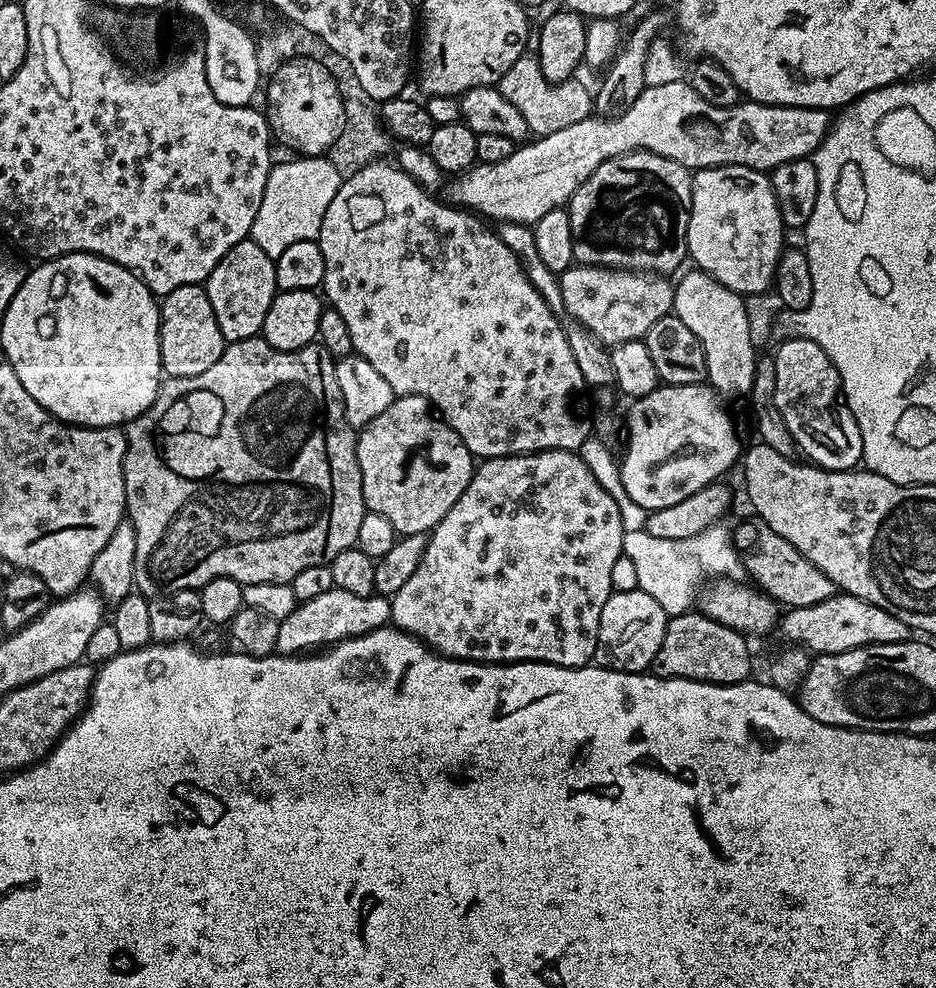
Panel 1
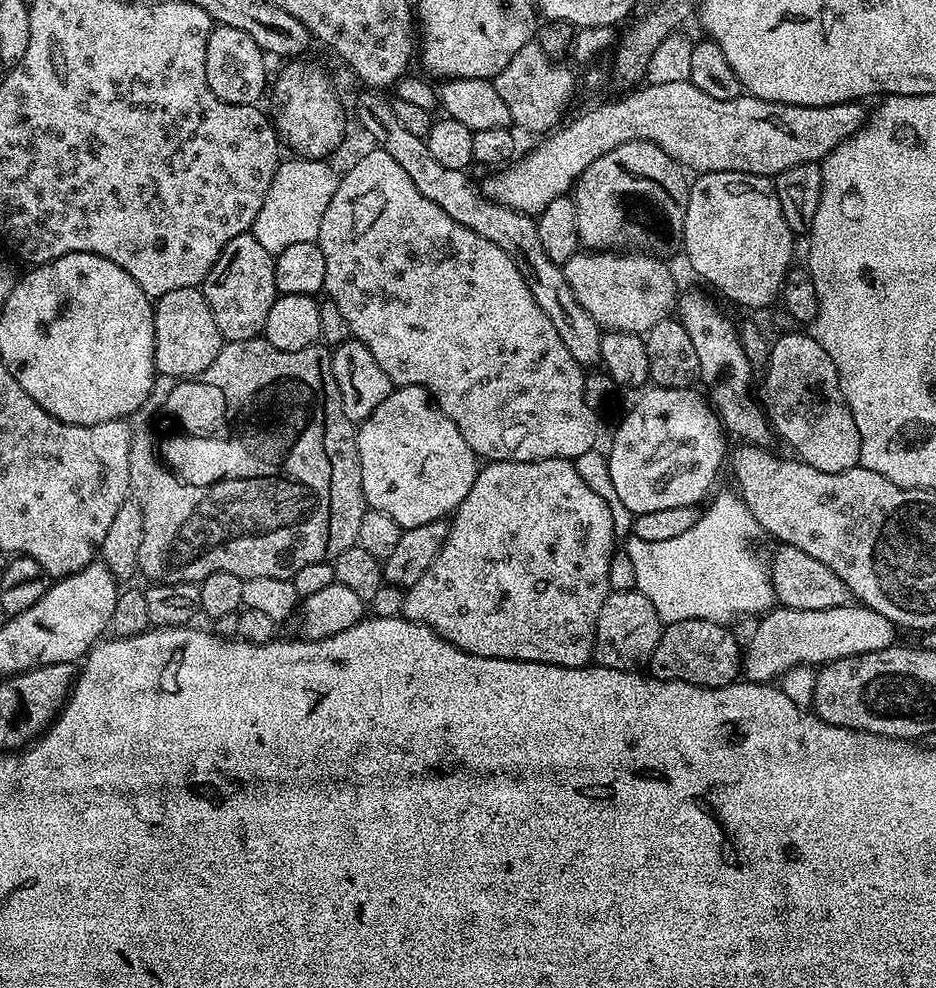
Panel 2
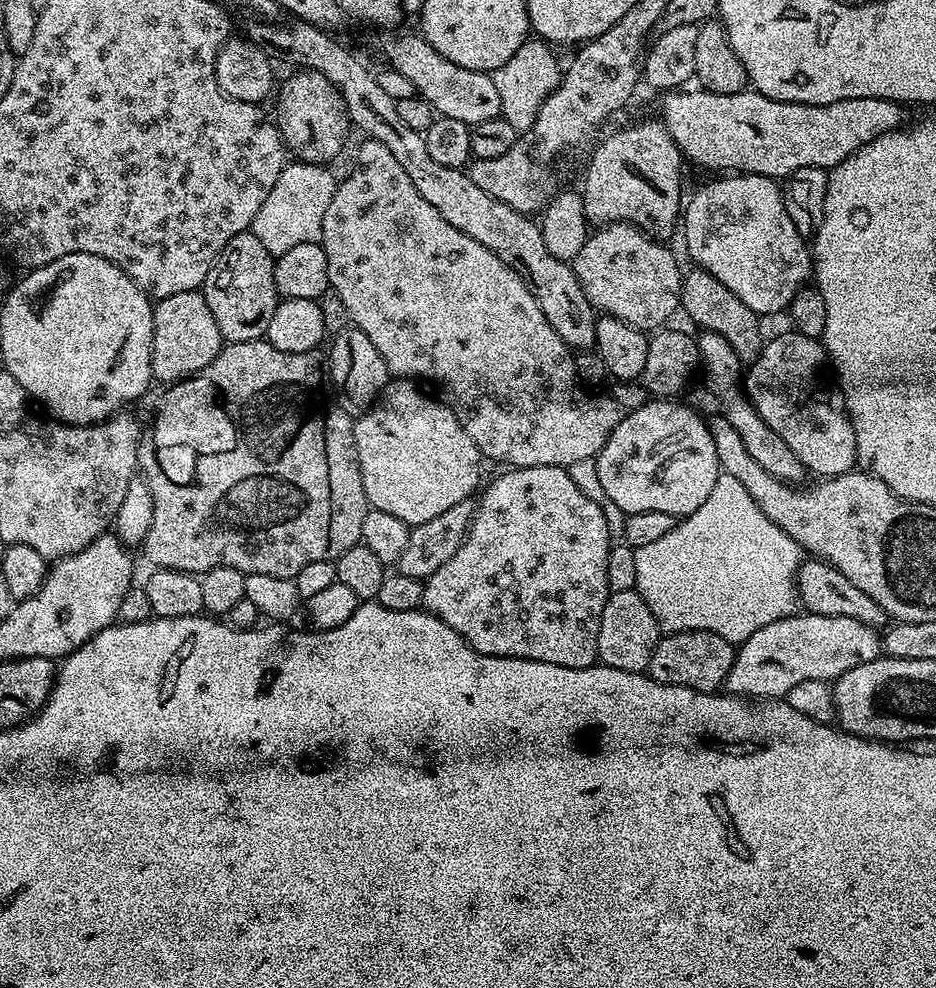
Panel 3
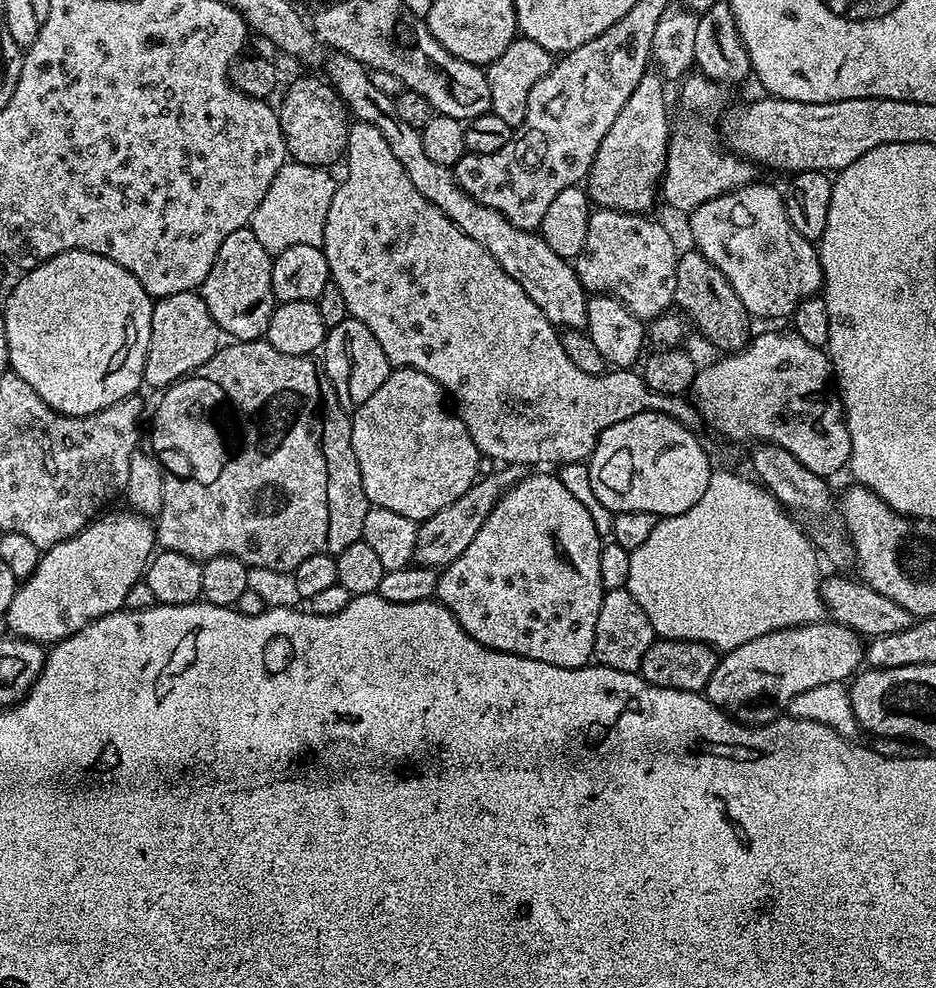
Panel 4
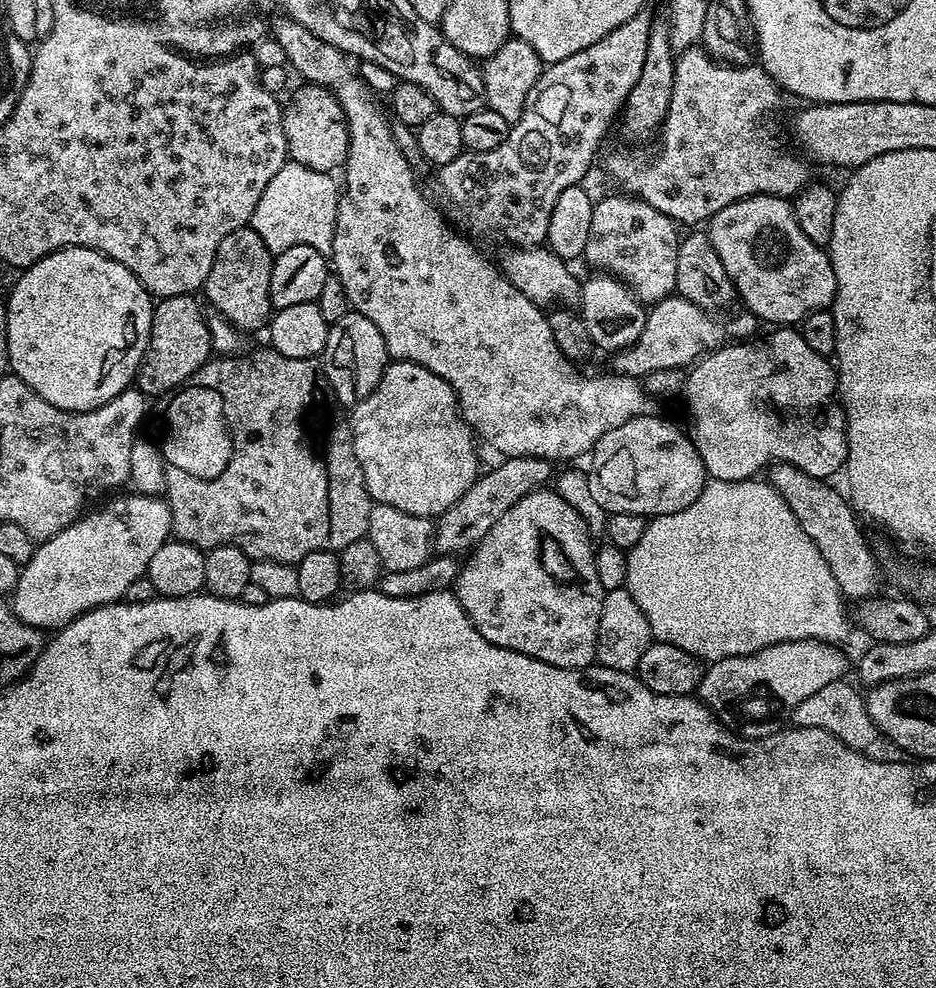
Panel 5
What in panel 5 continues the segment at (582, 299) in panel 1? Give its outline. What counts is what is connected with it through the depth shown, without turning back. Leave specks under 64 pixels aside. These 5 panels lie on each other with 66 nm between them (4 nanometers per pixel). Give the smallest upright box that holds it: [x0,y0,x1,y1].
[583,194,682,306]

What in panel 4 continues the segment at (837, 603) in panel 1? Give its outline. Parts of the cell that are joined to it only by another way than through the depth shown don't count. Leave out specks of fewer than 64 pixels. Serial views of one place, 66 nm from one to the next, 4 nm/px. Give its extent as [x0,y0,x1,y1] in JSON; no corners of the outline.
[703,622,865,710]

